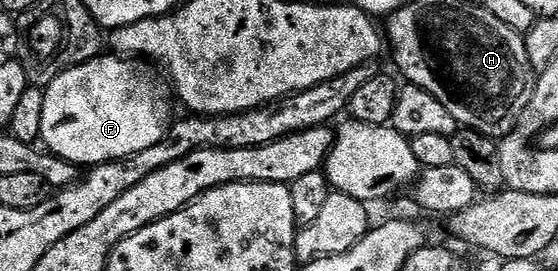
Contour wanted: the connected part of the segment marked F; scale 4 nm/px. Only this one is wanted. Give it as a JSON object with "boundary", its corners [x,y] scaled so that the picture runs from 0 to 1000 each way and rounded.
{"boundary":[[[206,196],[181,199],[159,232],[113,262],[97,284],[91,321],[79,325],[72,513],[93,568],[138,609],[195,601],[199,587],[217,587],[233,565],[254,565],[254,550],[283,535],[305,465],[310,424],[301,351],[305,365],[303,295],[271,229]]]}

